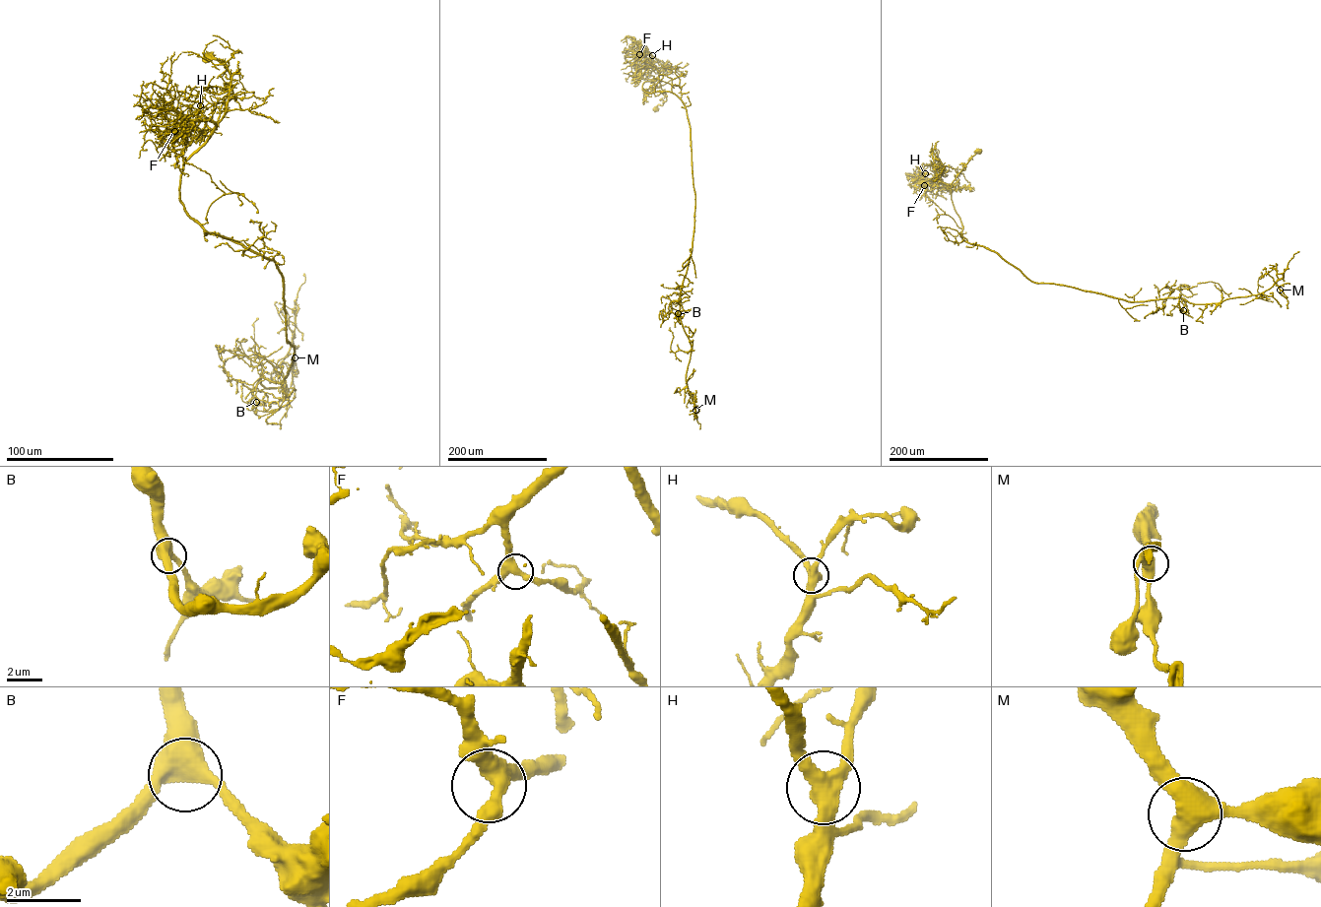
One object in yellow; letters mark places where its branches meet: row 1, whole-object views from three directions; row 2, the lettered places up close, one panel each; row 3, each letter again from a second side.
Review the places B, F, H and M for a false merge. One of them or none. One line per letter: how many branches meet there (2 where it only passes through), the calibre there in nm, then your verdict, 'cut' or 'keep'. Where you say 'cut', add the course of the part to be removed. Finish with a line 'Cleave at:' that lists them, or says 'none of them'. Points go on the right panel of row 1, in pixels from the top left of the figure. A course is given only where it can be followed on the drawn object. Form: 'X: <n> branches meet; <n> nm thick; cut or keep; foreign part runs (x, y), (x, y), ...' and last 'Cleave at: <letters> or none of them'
B: 3 branches meet; 500 nm thick; keep
F: 3 branches meet; 400 nm thick; keep
H: 3 branches meet; 440 nm thick; keep
M: 3 branches meet; 480 nm thick; keep
Cleave at: none of them

